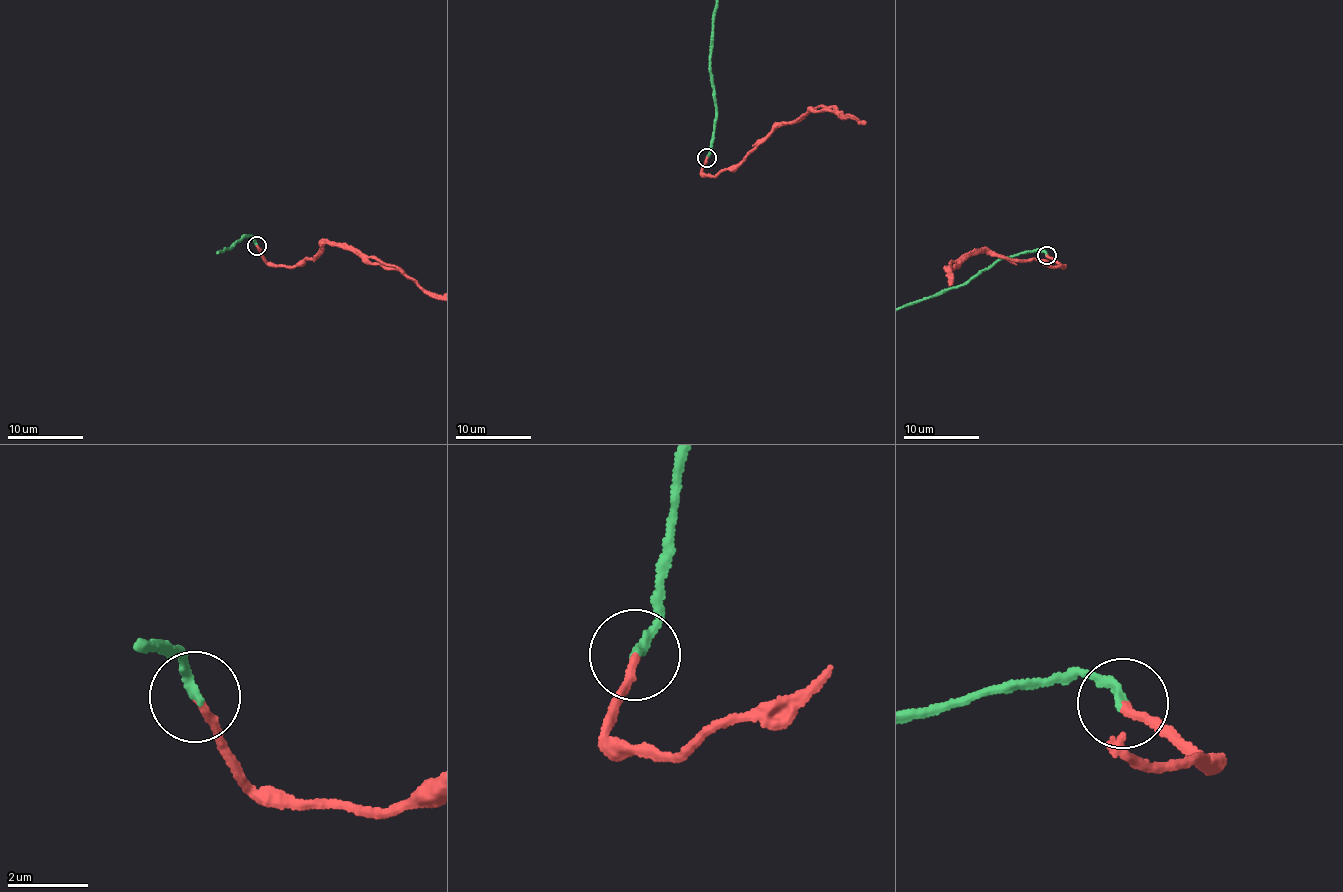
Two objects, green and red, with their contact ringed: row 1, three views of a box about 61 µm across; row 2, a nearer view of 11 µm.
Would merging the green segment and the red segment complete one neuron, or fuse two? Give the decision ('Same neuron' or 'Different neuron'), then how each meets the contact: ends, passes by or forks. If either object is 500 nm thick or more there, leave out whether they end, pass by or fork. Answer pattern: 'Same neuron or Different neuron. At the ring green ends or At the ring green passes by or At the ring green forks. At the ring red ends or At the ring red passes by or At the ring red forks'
Same neuron. At the ring green ends. At the ring red ends

